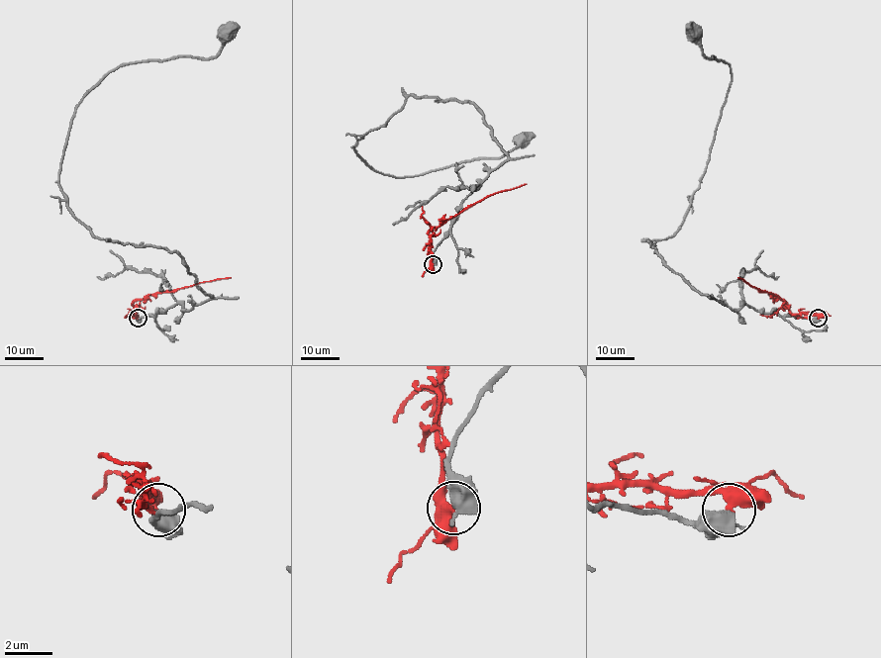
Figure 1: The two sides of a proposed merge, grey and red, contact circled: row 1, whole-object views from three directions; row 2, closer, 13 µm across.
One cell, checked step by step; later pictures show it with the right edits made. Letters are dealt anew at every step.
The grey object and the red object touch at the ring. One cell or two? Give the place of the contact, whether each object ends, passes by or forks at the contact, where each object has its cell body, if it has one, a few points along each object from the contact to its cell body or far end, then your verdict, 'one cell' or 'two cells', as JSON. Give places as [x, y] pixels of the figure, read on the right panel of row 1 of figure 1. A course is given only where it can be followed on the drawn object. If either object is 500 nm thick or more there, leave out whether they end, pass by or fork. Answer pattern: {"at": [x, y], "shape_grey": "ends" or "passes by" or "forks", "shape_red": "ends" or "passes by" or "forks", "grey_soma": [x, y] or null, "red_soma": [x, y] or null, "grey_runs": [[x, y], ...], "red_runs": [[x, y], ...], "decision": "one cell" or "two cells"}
{"at": [818, 318], "grey_soma": [694, 33], "red_soma": null, "grey_runs": [[818, 319], [744, 304], [731, 310], [651, 246], [681, 225], [731, 81], [730, 66], [708, 58], [695, 33]], "red_runs": [[818, 318], [816, 315], [792, 314], [783, 300], [737, 277]], "decision": "two cells"}

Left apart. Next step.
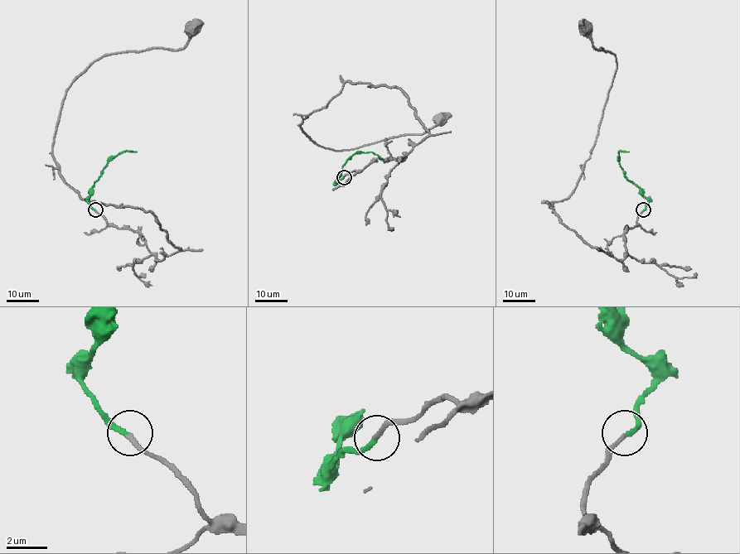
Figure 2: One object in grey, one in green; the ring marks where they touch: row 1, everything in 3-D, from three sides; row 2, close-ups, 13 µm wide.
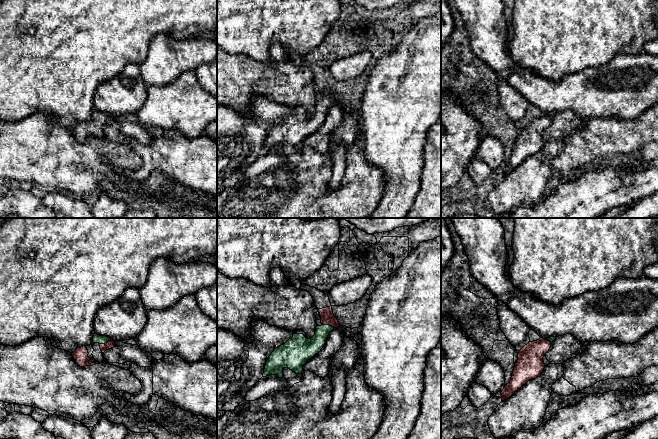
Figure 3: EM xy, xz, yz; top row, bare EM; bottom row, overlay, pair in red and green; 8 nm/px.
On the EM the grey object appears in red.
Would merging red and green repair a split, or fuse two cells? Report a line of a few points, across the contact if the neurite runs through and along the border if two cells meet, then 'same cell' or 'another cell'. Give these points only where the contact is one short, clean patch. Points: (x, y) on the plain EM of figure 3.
line xy (110, 120), (105, 119), (97, 114); same cell

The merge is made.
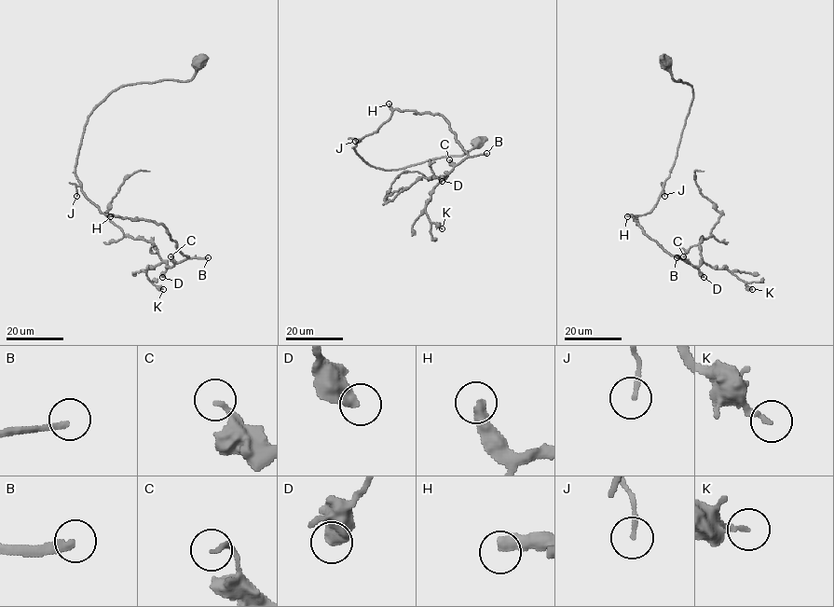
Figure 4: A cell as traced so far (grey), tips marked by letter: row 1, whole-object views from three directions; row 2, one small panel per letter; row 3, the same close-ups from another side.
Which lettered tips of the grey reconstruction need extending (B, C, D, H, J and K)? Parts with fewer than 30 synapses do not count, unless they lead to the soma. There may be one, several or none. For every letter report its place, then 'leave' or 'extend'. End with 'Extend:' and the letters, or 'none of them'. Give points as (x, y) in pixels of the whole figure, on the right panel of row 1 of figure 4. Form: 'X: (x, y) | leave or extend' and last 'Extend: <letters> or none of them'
B: (676, 257) | extend
C: (683, 256) | leave
D: (704, 277) | leave
H: (627, 216) | extend
J: (664, 196) | leave
K: (752, 289) | leave
Extend: B, H

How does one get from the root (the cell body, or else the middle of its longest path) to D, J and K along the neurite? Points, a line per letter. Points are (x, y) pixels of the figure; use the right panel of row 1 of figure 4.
D: (666, 62), (674, 80), (692, 87), (692, 100), (658, 201), (649, 213), (633, 216), (646, 234), (704, 277)
J: (666, 62), (674, 80), (692, 87), (692, 100), (674, 164), (662, 186), (664, 196)
K: (666, 62), (674, 80), (692, 87), (692, 100), (658, 201), (633, 216), (671, 255), (727, 269), (752, 289)

